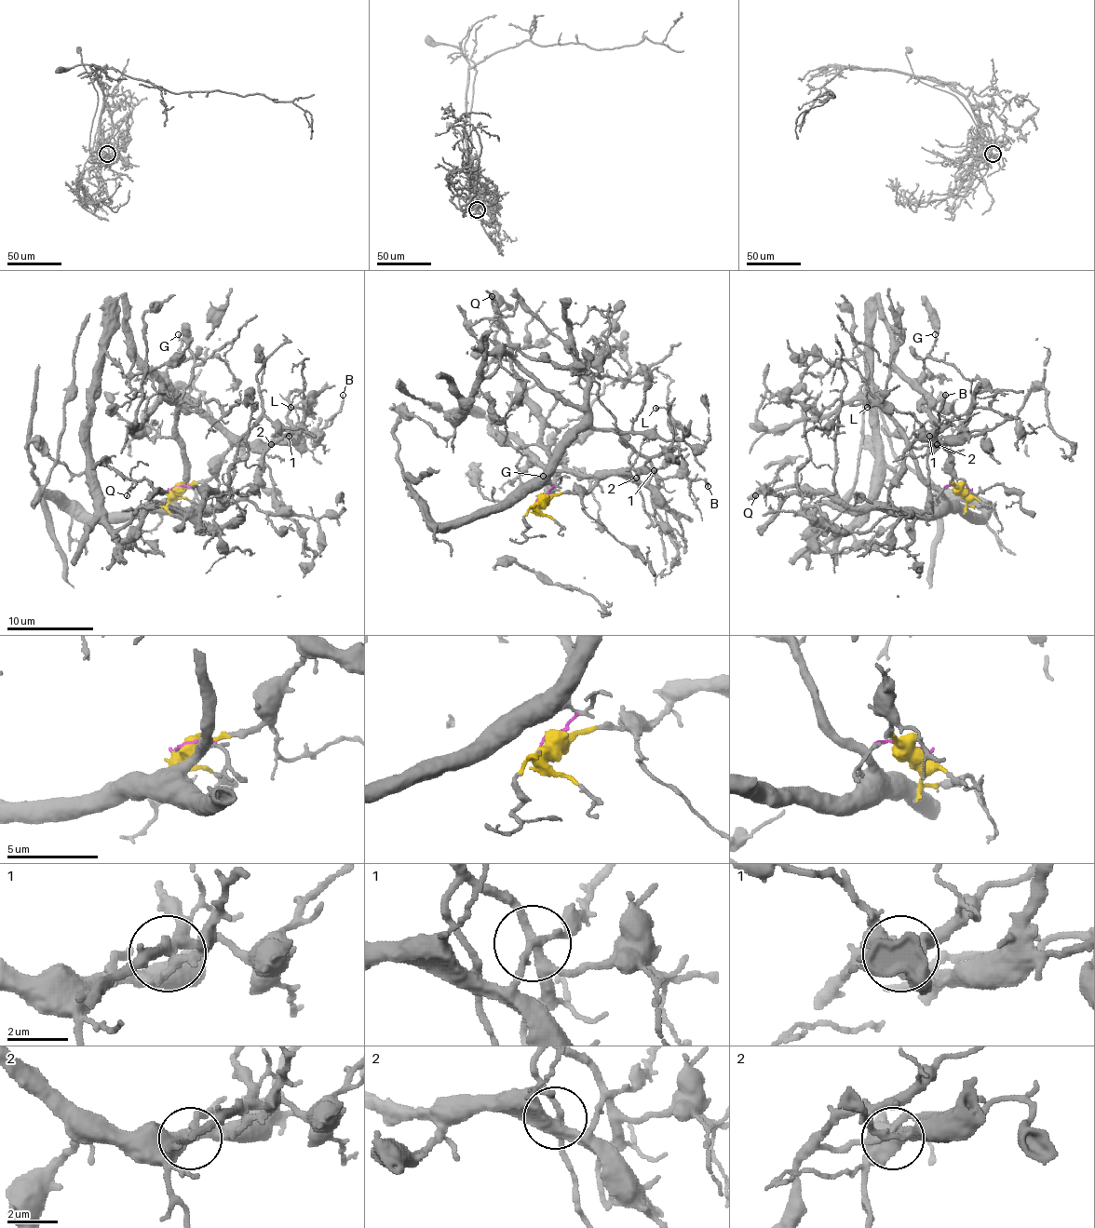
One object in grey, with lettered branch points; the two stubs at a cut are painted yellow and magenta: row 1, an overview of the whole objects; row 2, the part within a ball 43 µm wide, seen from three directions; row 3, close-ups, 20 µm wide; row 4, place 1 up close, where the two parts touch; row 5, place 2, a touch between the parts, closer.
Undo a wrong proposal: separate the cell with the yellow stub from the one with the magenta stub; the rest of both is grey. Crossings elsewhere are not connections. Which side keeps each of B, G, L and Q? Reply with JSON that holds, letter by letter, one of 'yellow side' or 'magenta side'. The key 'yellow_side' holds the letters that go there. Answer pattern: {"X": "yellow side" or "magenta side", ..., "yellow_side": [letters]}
{"B": "magenta side", "G": "yellow side", "L": "yellow side", "Q": "magenta side", "yellow_side": ["G", "L"]}

